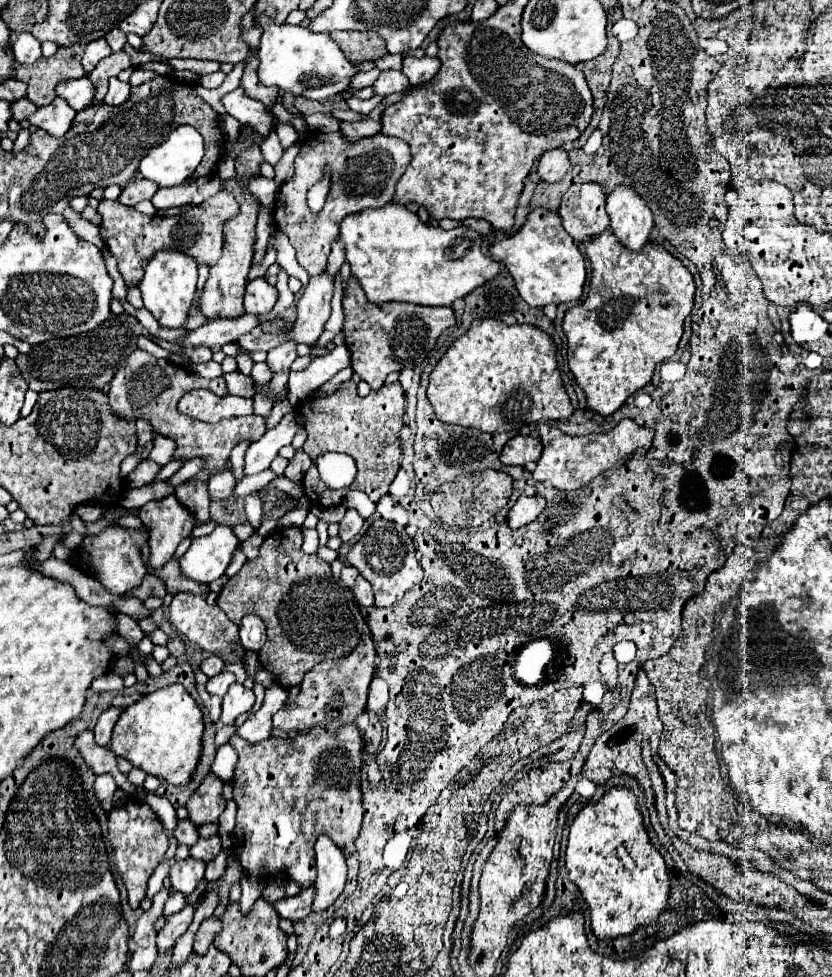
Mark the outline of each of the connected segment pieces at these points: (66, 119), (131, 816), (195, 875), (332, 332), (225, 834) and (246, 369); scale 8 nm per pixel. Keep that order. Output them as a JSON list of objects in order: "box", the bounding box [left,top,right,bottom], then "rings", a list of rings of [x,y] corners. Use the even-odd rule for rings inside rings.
[{"box":[29,97,75,137],"rings":[[[55,97],[55,101],[51,105],[45,105],[45,107],[37,109],[29,117],[29,123],[39,127],[39,129],[45,129],[53,137],[61,137],[71,127],[73,117],[75,117],[75,111],[67,107],[65,99]]]},{"box":[107,797,169,909],"rings":[[[135,797],[129,799],[129,803],[125,807],[115,807],[107,813],[107,831],[109,831],[109,843],[113,847],[115,867],[121,873],[123,883],[127,887],[129,905],[137,909],[147,893],[149,877],[153,875],[155,867],[159,865],[159,861],[163,859],[163,855],[169,847],[167,835],[165,835],[161,823],[157,821],[155,813],[151,811],[151,807],[141,803]]]},{"box":[169,859,205,895],"rings":[[[179,859],[175,861],[175,865],[171,867],[169,879],[175,891],[183,893],[183,895],[191,895],[197,887],[197,883],[203,879],[205,873],[205,863],[201,863],[201,859]]]},{"box":[315,275,343,349],"rings":[[[337,275],[337,283],[335,283],[335,291],[333,291],[333,301],[331,301],[331,317],[327,321],[327,329],[323,333],[323,337],[315,343],[319,349],[325,349],[327,343],[331,343],[335,339],[335,335],[343,329],[343,289],[341,289],[341,277]]]},{"box":[219,799,237,849],"rings":[[[231,799],[219,817],[219,837],[221,837],[225,849],[231,847],[231,831],[235,825],[235,813],[237,813],[237,803]]]},{"box":[236,351,254,376],"rings":[[[240,351],[236,357],[238,370],[247,376],[251,374],[251,368],[254,365],[250,353],[248,351]]]}]

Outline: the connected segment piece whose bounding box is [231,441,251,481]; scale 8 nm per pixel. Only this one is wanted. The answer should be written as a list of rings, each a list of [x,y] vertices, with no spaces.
[[[243,441],[239,443],[233,451],[231,451],[231,471],[233,475],[237,477],[237,481],[241,481],[245,475],[243,475],[243,455],[245,455],[245,449],[249,447],[251,443],[249,441]]]

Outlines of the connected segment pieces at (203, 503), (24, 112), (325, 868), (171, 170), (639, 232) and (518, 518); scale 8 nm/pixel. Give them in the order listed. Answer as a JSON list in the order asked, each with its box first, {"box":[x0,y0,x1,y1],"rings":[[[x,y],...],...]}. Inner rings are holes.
[{"box":[175,479,211,525],"rings":[[[191,479],[175,489],[175,497],[179,499],[179,503],[193,513],[195,525],[209,521],[209,501],[211,499],[209,499],[209,493],[205,491],[205,487],[207,487],[205,481]]]},{"box":[11,99,37,121],"rings":[[[17,99],[11,103],[11,113],[13,113],[13,119],[15,121],[23,121],[27,119],[37,107],[29,101],[29,99]]]},{"box":[313,835,347,911],"rings":[[[319,835],[315,843],[315,859],[317,859],[317,895],[313,901],[313,911],[323,911],[337,895],[343,891],[347,879],[347,865],[343,849],[333,843],[329,835]]]},{"box":[139,125,203,187],"rings":[[[181,125],[169,133],[165,143],[161,143],[159,147],[153,147],[141,159],[139,173],[141,173],[141,177],[155,181],[159,187],[173,187],[173,185],[183,183],[185,179],[189,179],[195,173],[201,159],[203,159],[203,137],[201,137],[201,133],[191,125]]]},{"box":[607,185,653,251],"rings":[[[617,185],[607,195],[607,215],[611,217],[611,231],[629,249],[639,251],[649,241],[653,215],[645,199],[627,185]]]},{"box":[507,495,545,527],"rings":[[[521,495],[517,499],[517,503],[511,507],[509,515],[507,515],[507,525],[509,527],[523,527],[527,523],[531,523],[533,519],[537,519],[541,515],[545,507],[545,499],[543,497],[527,497]]]}]

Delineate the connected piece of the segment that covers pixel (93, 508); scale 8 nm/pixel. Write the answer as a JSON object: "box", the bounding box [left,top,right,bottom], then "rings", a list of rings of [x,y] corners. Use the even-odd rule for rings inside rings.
{"box":[77,503,103,521],"rings":[[[83,503],[79,505],[77,509],[77,515],[83,519],[83,521],[97,521],[103,513],[101,513],[101,507],[95,505],[95,503]]]}

